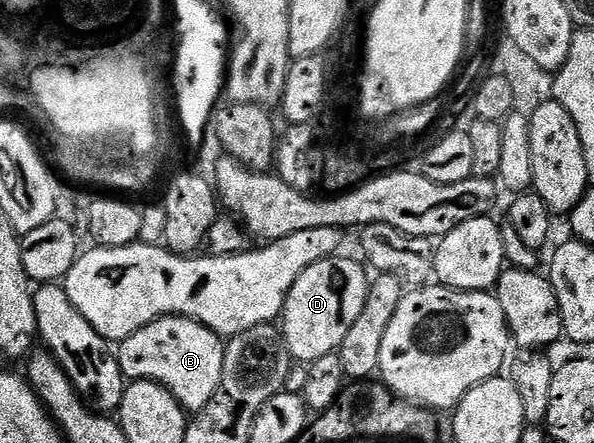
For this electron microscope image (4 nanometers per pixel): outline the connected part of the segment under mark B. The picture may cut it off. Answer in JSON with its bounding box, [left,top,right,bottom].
[116,316,226,414]

